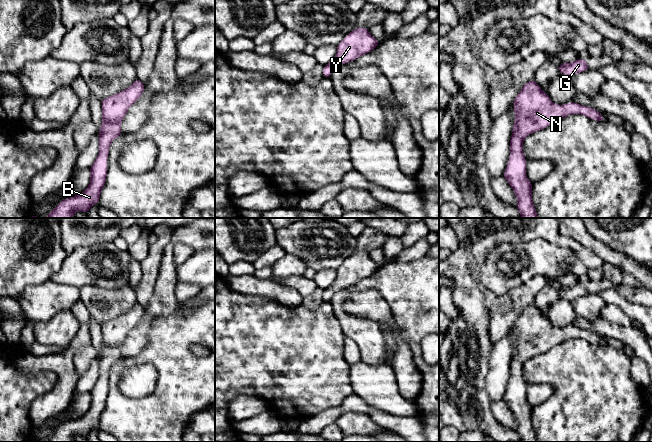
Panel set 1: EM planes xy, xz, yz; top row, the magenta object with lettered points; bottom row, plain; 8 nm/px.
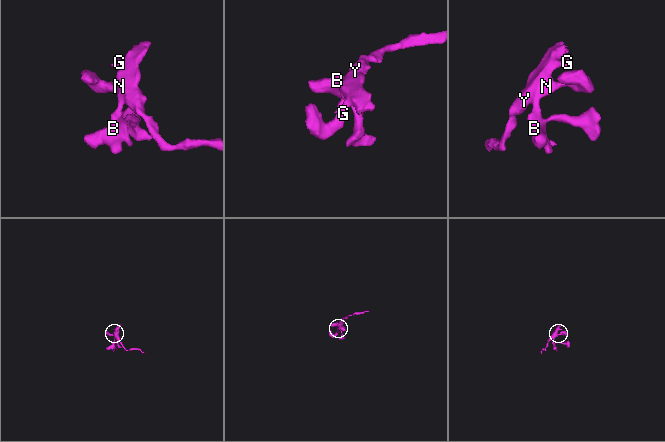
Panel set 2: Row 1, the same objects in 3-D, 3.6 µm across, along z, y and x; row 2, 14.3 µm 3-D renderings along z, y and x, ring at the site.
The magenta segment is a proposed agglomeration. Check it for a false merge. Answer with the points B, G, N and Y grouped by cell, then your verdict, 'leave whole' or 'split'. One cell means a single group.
groups B G N Y; leave whole

